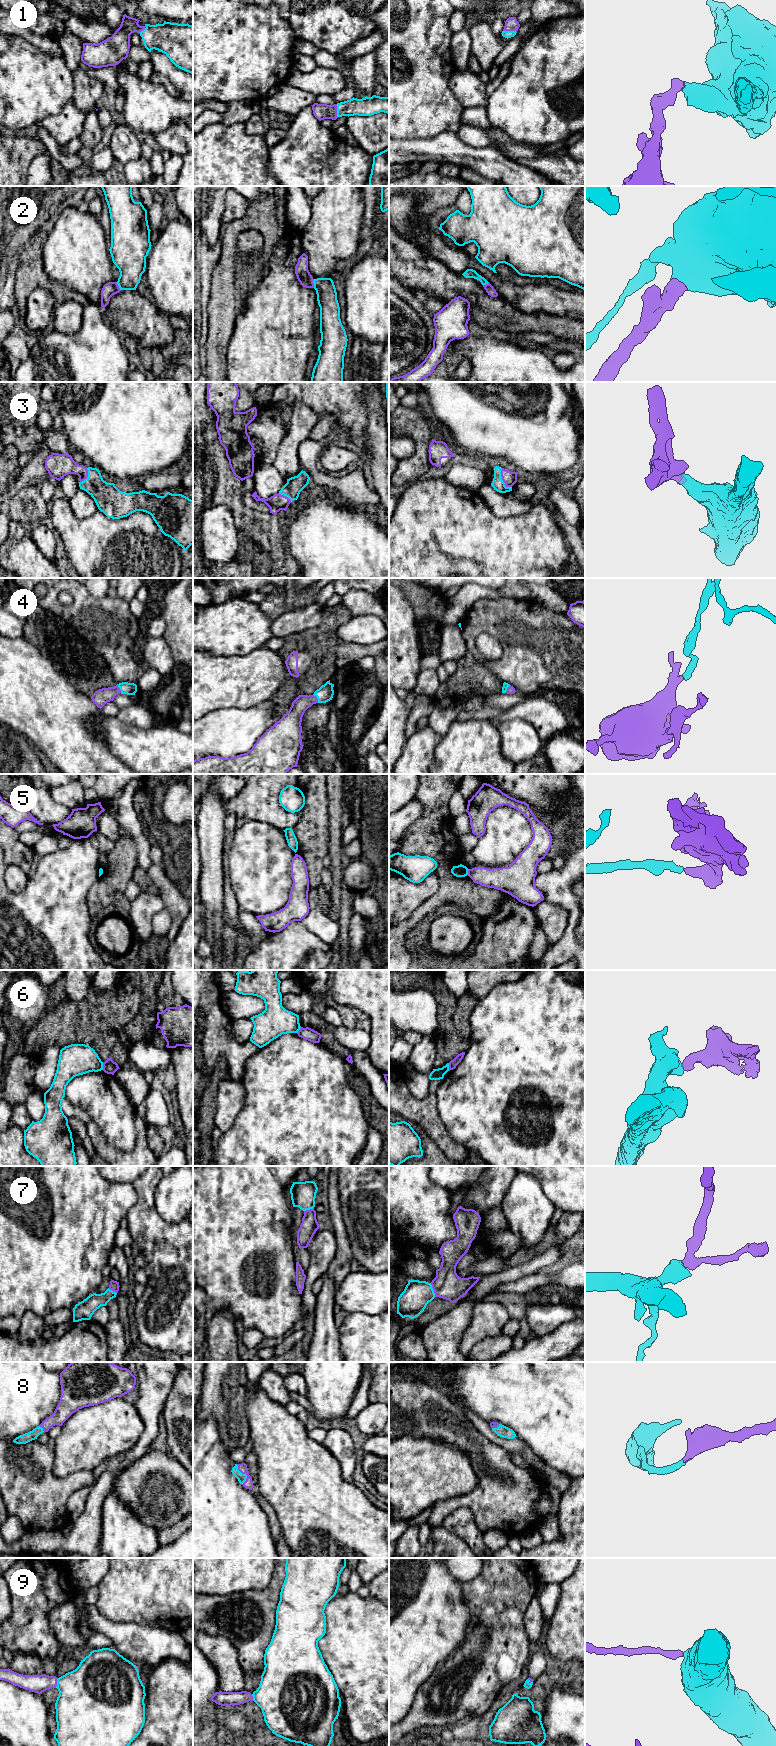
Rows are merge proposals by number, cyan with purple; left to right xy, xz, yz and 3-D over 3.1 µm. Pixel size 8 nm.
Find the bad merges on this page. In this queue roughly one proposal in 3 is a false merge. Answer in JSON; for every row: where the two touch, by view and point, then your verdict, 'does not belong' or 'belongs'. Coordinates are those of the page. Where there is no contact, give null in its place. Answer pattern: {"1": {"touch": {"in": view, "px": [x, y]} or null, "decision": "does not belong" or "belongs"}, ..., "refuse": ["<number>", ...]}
{"1": {"touch": {"in": "yz", "px": [510, 31]}, "decision": "belongs"}, "2": {"touch": {"in": "xz", "px": [313, 282]}, "decision": "belongs"}, "3": {"touch": {"in": "yz", "px": [502, 480]}, "decision": "belongs"}, "4": {"touch": {"in": "xz", "px": [317, 698]}, "decision": "belongs"}, "5": {"touch": {"in": "yz", "px": [467, 872]}, "decision": "does not belong"}, "6": {"touch": {"in": "xy", "px": [102, 1066]}, "decision": "does not belong"}, "7": {"touch": {"in": "yz", "px": [433, 1290]}, "decision": "belongs"}, "8": {"touch": {"in": "xz", "px": [244, 1474]}, "decision": "belongs"}, "9": {"touch": {"in": "xy", "px": [57, 1683]}, "decision": "belongs"}, "refuse": ["5", "6"]}

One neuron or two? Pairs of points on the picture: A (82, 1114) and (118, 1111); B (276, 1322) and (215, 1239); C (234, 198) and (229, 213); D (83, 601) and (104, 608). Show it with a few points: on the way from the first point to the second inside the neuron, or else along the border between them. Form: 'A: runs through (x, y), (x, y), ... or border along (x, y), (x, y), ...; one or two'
A: border along (68, 1099), (72, 1103), (81, 1106), (91, 1119); two
B: runs through (255, 1302), (242, 1290), (236, 1260); one
C: runs through (234, 202), (233, 209); one
D: runs through (88, 606), (90, 608), (99, 608); one

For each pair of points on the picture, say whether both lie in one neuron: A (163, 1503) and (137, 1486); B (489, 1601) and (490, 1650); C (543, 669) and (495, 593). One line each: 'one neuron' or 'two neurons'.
A: one neuron
B: one neuron
C: two neurons

